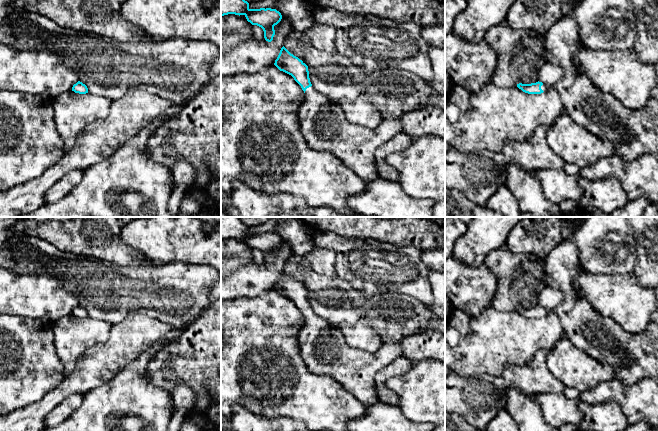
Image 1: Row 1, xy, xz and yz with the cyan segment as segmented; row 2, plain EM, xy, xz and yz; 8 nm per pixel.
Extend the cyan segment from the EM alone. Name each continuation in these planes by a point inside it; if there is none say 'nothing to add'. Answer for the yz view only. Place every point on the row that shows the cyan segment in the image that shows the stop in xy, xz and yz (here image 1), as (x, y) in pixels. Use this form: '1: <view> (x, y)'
1: yz (632, 133)

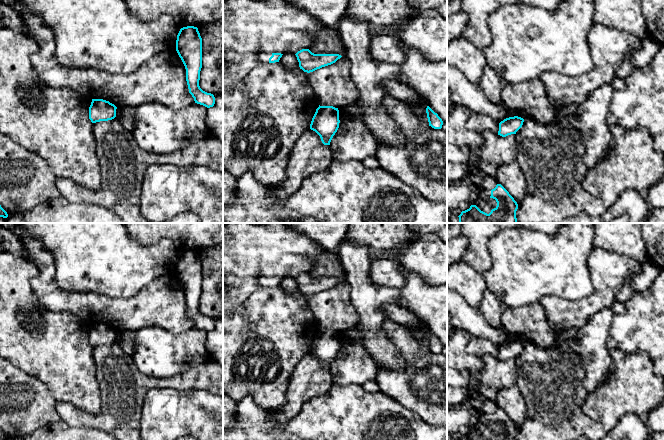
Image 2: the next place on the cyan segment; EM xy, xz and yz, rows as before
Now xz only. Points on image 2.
1: xz (263, 57)

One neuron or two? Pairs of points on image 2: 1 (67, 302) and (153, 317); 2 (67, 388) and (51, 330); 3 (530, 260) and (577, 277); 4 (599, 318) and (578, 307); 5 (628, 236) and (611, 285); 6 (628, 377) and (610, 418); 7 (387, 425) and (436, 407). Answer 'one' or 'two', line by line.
1: one
2: one
3: one
4: two
5: two
6: one
7: two

